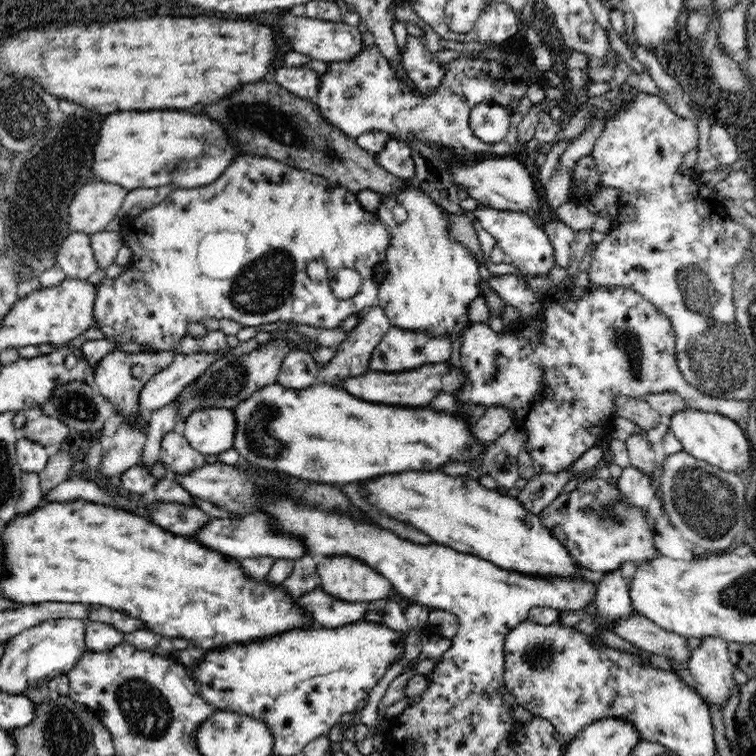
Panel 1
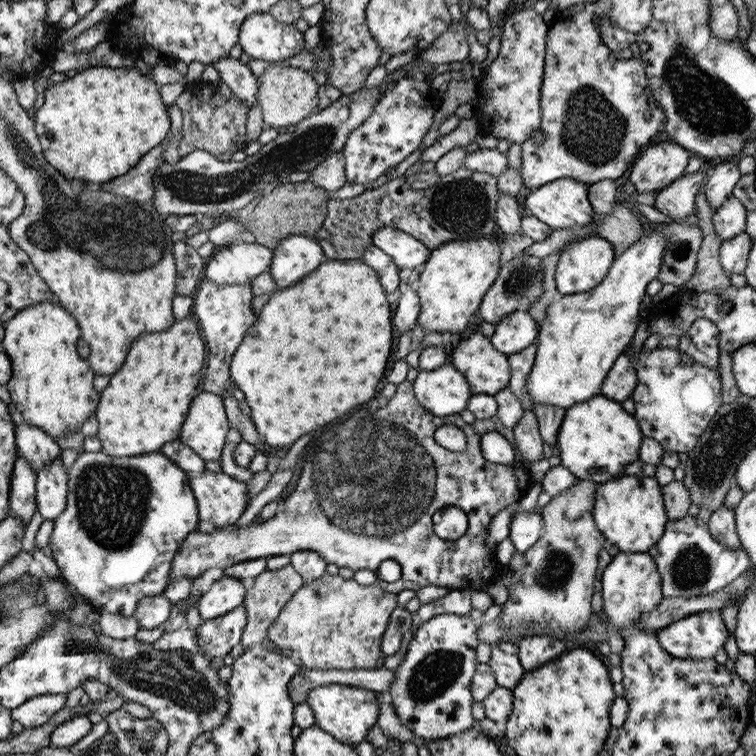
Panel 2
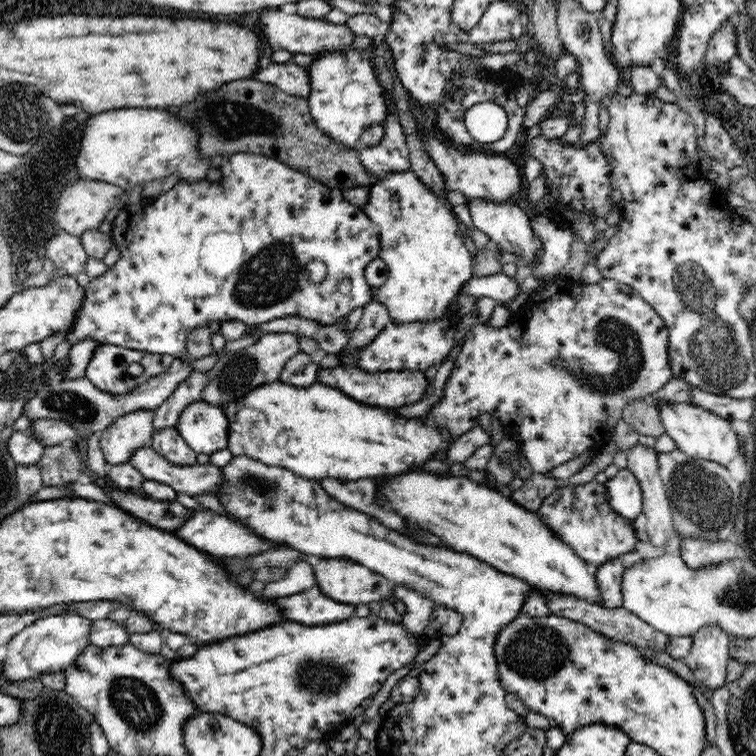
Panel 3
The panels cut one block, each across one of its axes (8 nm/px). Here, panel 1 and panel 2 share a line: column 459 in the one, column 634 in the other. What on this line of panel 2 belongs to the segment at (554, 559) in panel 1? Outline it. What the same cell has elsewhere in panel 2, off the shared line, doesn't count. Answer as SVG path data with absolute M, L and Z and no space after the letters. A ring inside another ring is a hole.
M648 470L600 483L594 493L593 516L605 540L625 553L648 552L664 534L669 520L661 487Z

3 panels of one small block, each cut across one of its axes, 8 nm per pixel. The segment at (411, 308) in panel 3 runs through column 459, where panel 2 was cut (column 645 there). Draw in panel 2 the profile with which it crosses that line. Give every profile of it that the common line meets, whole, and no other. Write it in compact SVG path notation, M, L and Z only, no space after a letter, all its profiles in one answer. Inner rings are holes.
M644 222L646 230L644 236L634 241L630 248L614 260L608 274L600 284L583 293L558 296L552 304L548 305L544 321L540 324L534 366L524 386L533 399L530 409L538 403L569 409L572 405L600 395L602 383L610 372L612 364L618 356L624 353L626 346L631 344L634 332L642 318L640 306L646 294L646 286L658 278L658 272L662 266L668 235L664 231L658 231L652 225Z

